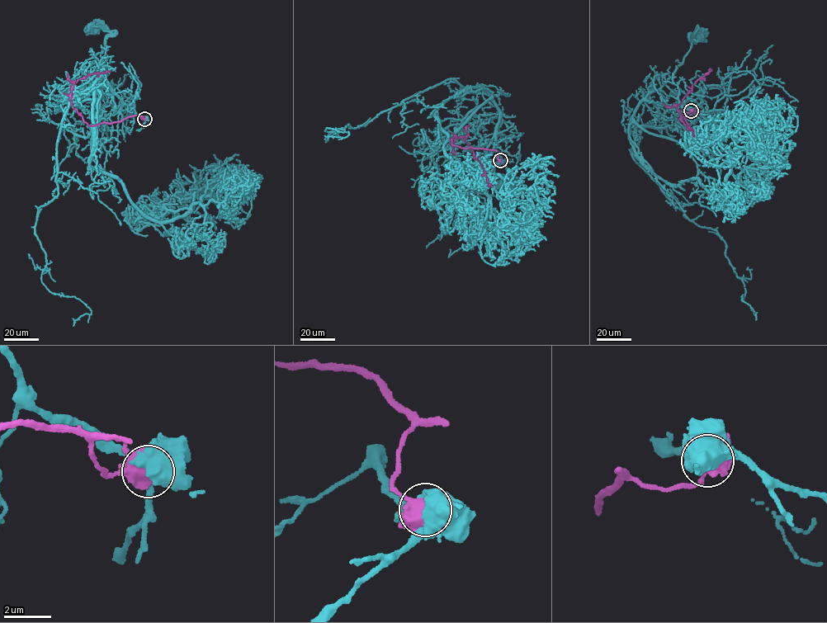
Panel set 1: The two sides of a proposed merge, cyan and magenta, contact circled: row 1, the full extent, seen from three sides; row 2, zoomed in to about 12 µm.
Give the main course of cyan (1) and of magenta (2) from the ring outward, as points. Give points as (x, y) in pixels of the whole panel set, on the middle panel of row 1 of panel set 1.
1: (500, 160), (494, 148), (500, 116), (496, 148), (508, 176), (522, 179), (504, 183), (504, 186)
2: (500, 160), (494, 150), (465, 148), (451, 145), (451, 139), (467, 137), (465, 140), (493, 186)

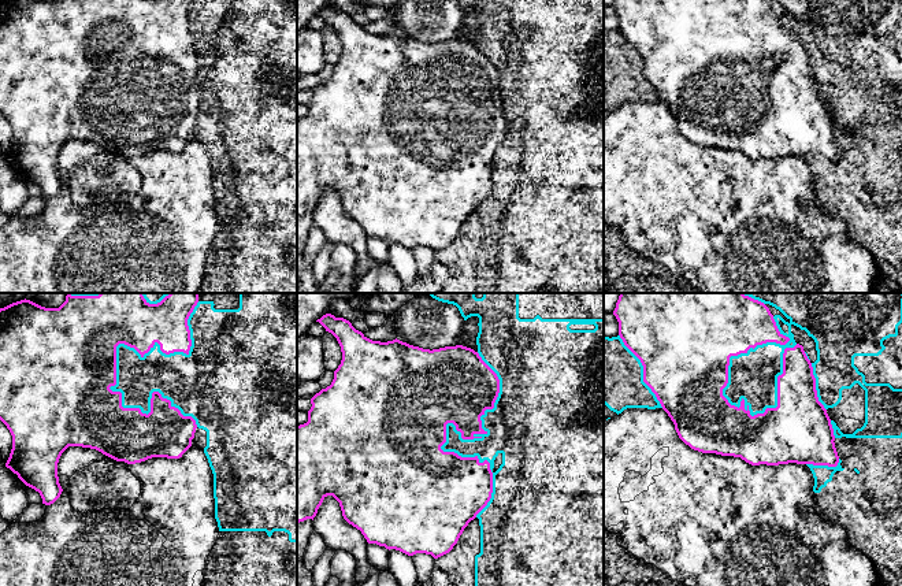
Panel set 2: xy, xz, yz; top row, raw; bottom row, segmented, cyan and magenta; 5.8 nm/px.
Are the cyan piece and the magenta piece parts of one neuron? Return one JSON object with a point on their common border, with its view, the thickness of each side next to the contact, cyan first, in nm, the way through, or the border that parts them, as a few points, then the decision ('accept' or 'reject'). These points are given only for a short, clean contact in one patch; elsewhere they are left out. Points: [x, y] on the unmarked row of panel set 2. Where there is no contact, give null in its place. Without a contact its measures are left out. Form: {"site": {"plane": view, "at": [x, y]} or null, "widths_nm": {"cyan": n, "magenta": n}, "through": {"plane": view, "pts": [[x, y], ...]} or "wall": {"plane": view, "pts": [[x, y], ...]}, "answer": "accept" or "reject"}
{"site": {"plane": "xy", "at": [140, 48]}, "widths_nm": {"cyan": 280, "magenta": 240}, "answer": "reject"}

